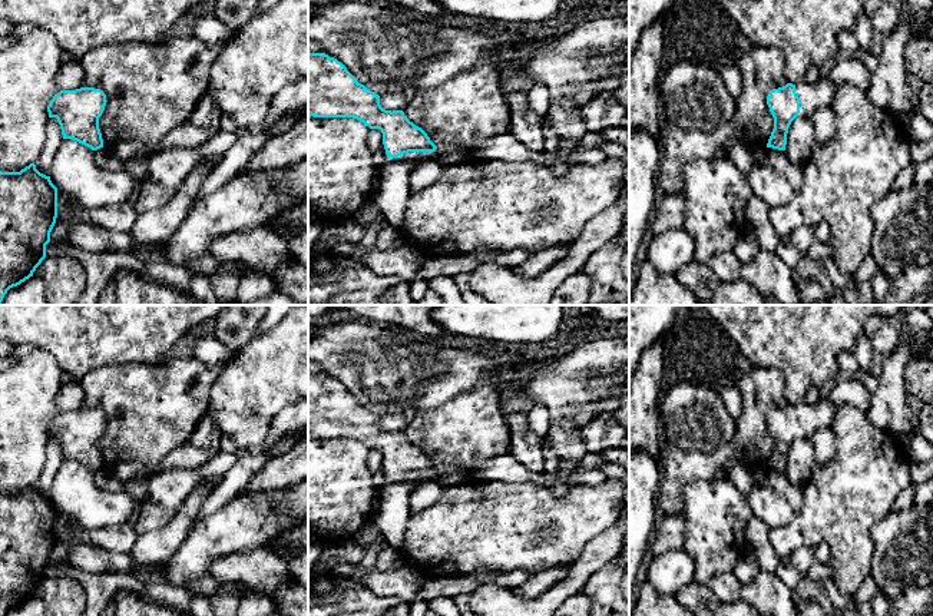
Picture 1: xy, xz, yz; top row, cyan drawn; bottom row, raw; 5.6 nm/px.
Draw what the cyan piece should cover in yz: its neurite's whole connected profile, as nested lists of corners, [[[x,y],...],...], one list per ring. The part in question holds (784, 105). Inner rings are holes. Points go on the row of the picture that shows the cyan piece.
[[[820,77],[815,83],[804,80],[772,89],[767,96],[767,105],[774,117],[774,129],[767,148],[785,150],[791,122],[797,116],[808,117],[817,109],[831,106],[837,90],[838,85],[828,77]]]

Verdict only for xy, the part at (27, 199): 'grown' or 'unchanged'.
unchanged

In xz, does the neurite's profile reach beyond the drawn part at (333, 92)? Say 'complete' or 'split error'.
complete

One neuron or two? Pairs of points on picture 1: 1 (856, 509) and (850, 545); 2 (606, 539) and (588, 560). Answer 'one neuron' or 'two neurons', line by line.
1: one neuron
2: one neuron

